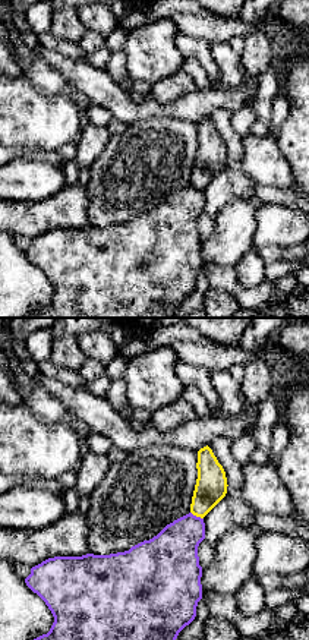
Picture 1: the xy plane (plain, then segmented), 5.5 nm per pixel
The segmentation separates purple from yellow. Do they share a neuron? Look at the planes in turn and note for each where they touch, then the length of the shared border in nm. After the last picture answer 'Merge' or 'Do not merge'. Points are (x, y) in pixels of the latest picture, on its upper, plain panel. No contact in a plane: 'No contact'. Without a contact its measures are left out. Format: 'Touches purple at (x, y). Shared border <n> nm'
Touches purple at (195, 188). Shared border 80 nm

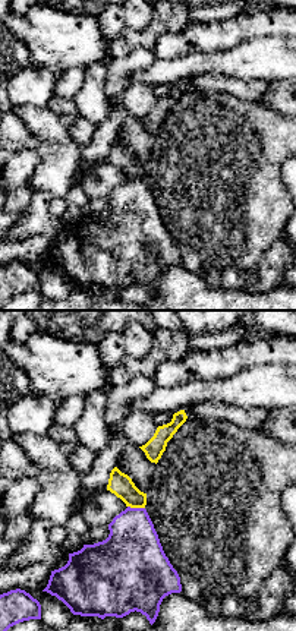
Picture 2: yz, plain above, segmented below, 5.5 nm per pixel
Touches purple at (137, 180). Shared border 100 nm

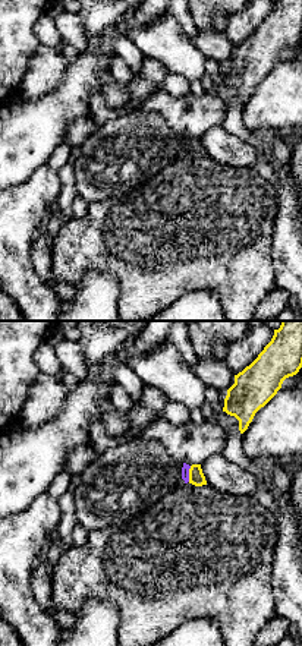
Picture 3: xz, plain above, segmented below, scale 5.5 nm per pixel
Touches purple at (188, 145). Shared border 90 nm

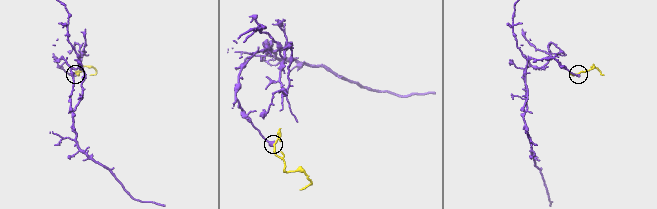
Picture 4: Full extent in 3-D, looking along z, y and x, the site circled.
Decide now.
Do not merge

